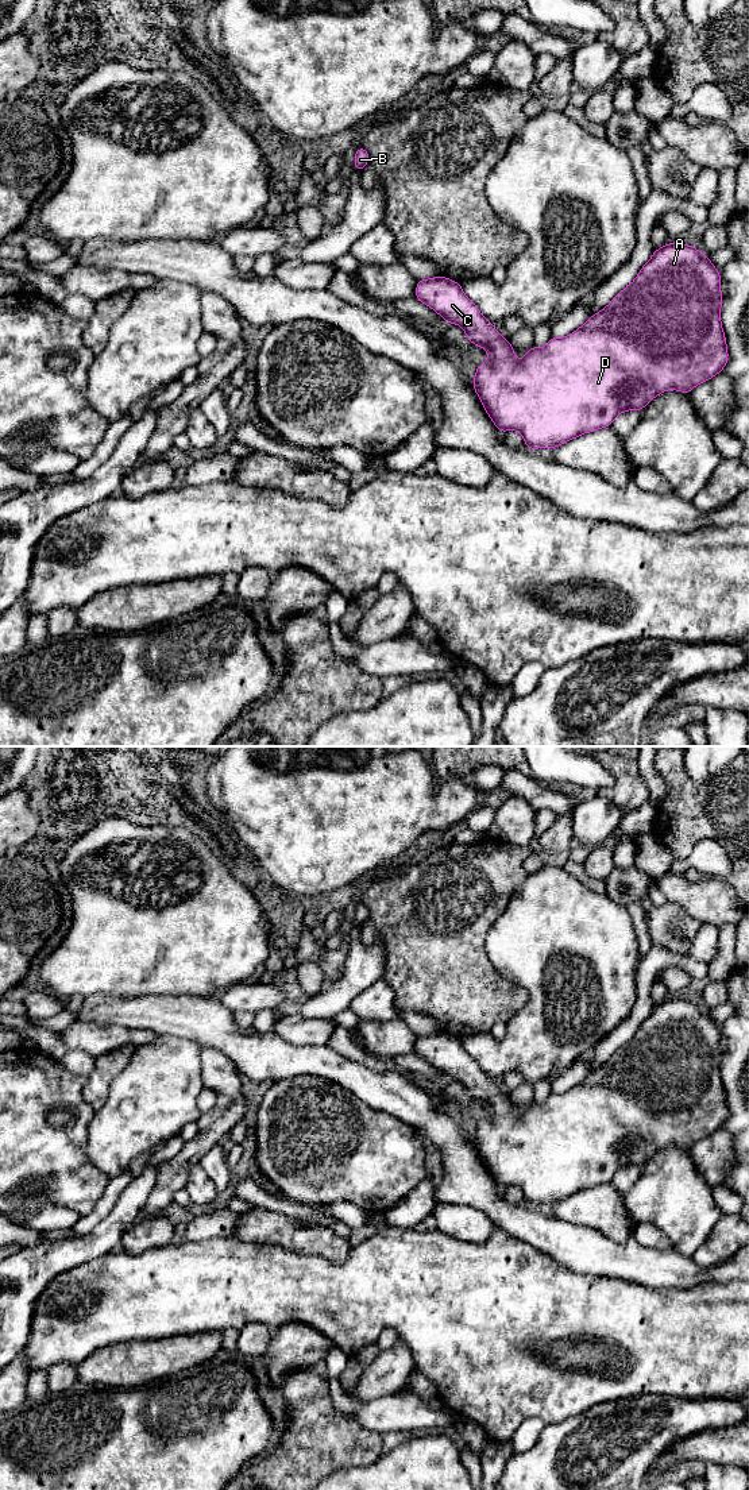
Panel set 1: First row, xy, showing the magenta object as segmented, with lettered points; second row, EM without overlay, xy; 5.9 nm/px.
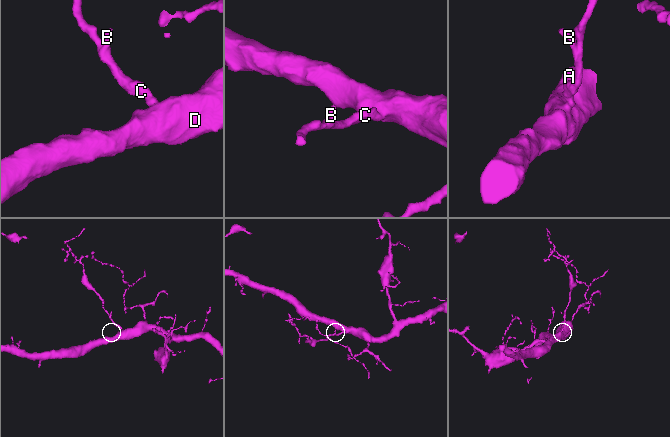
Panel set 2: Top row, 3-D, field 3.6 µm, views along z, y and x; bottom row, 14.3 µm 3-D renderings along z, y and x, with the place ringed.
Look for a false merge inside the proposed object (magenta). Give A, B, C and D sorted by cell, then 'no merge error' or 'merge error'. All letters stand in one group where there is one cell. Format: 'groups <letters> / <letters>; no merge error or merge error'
groups A B C D; no merge error

